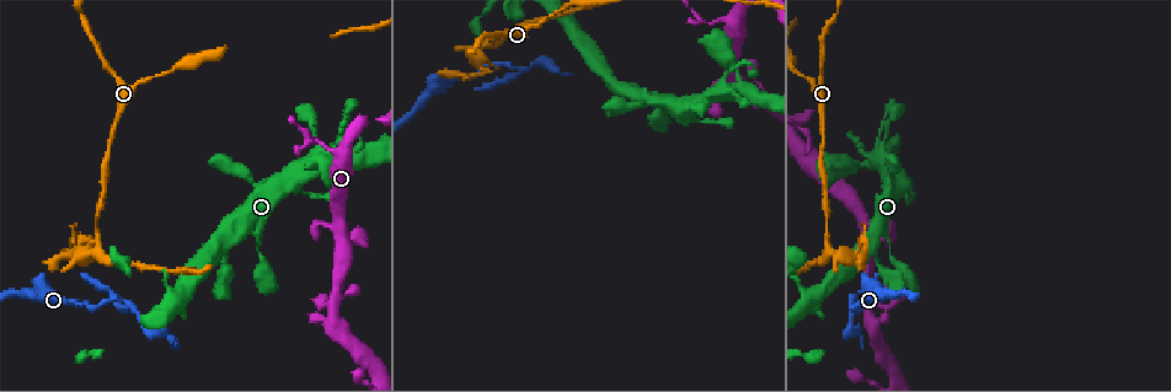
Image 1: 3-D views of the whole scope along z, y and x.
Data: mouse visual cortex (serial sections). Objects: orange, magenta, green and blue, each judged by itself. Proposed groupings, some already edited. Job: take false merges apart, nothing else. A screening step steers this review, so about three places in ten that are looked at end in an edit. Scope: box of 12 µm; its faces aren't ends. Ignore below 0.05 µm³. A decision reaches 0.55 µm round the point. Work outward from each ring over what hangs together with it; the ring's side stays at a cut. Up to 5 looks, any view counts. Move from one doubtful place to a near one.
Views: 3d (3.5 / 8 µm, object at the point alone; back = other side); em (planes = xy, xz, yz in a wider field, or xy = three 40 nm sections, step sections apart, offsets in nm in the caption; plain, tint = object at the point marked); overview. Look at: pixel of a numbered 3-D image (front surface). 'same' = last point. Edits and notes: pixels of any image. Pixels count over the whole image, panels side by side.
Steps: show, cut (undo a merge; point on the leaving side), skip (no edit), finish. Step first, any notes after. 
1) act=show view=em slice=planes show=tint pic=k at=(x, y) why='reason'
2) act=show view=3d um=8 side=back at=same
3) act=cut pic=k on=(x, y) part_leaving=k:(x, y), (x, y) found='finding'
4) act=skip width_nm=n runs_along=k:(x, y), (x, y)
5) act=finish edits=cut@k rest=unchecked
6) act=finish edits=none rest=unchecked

act=show view=3d um=8 side=back pic=1 at=(319, 224) why='thin neck'

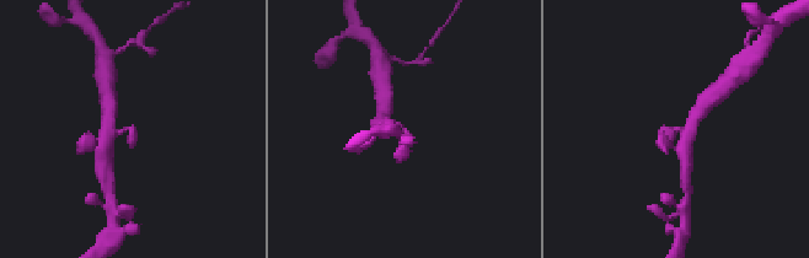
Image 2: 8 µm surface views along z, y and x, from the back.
act=show view=em slice=xy step=3 show=tint pic=2 at=(403, 131)

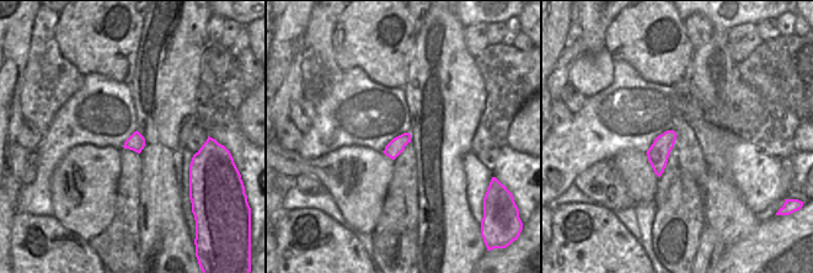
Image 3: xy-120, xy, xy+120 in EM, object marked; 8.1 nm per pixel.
act=skip runs_along=2:(692, 122), (665, 148) found='all the same cell'

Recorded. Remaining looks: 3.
act=show view=3d um=3.5 side=back pic=1 at=(855, 300) why='abrupt turn'

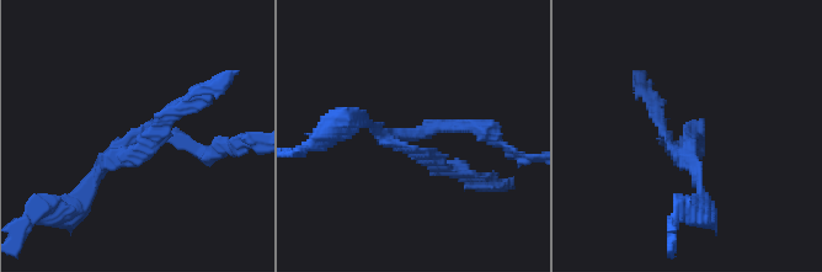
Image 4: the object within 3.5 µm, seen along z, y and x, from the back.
act=show view=em slice=xy step=1 show=tint pic=4 at=(122, 142)

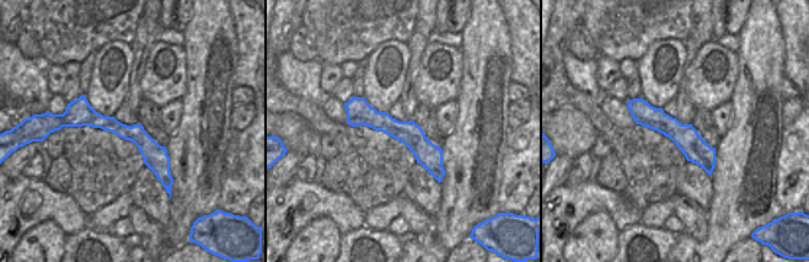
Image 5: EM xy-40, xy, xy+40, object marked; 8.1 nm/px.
act=show view=em slice=xy step=5 show=tint at=same

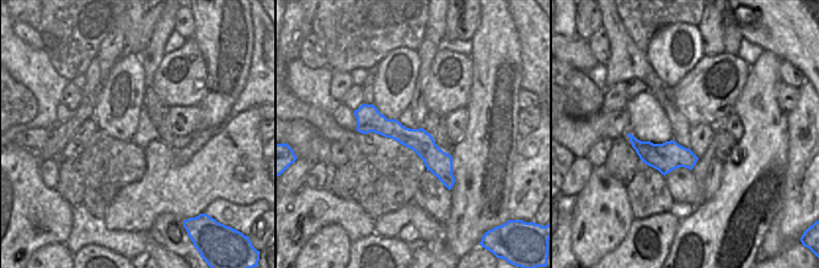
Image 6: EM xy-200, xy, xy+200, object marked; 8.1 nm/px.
act=cut pic=4 on=(660, 118) found='two cells meet here'

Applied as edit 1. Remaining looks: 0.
act=finish edits=cut@4 rest=unchecked

